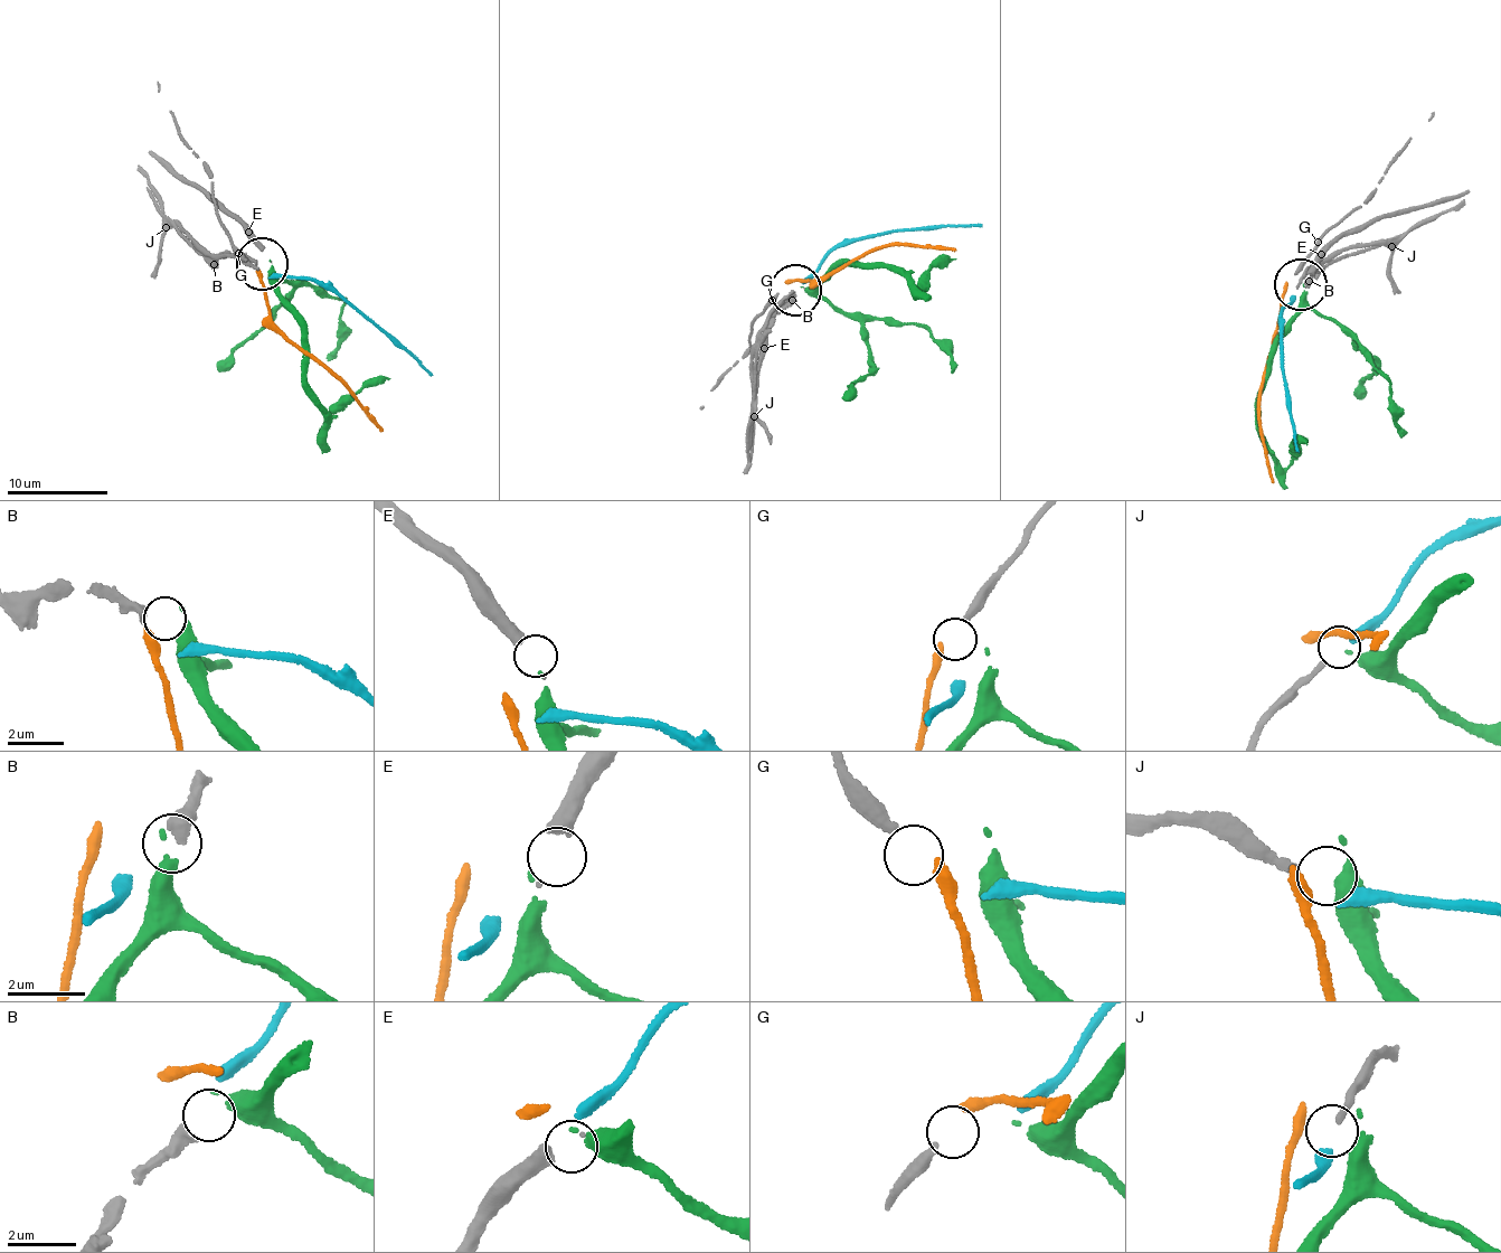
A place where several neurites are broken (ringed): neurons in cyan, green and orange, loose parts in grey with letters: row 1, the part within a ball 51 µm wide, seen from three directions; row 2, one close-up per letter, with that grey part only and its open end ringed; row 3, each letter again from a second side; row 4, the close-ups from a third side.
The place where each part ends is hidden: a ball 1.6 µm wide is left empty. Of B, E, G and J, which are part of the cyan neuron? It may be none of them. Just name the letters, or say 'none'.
none

